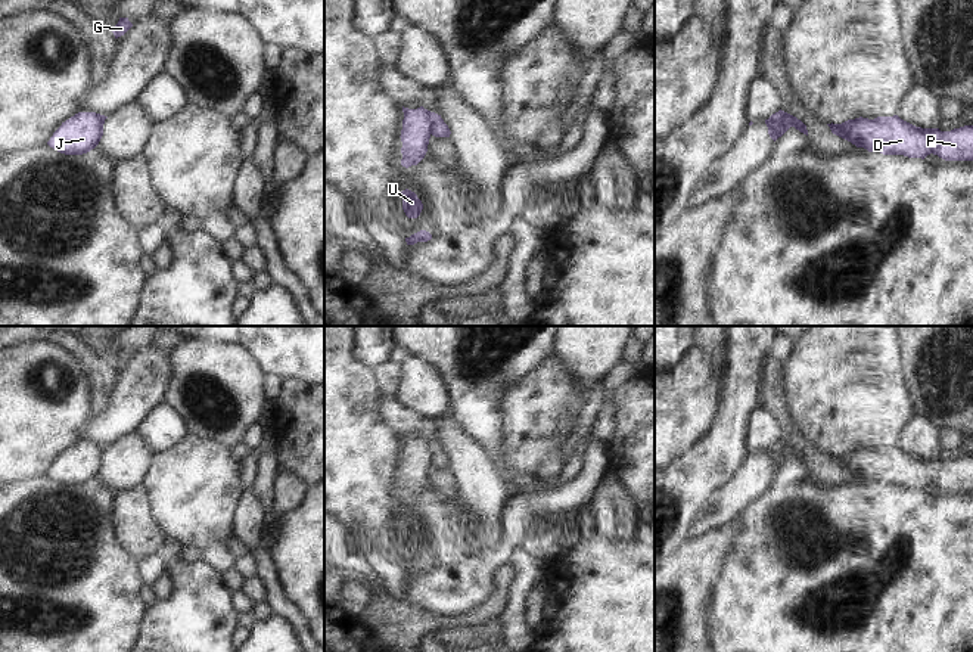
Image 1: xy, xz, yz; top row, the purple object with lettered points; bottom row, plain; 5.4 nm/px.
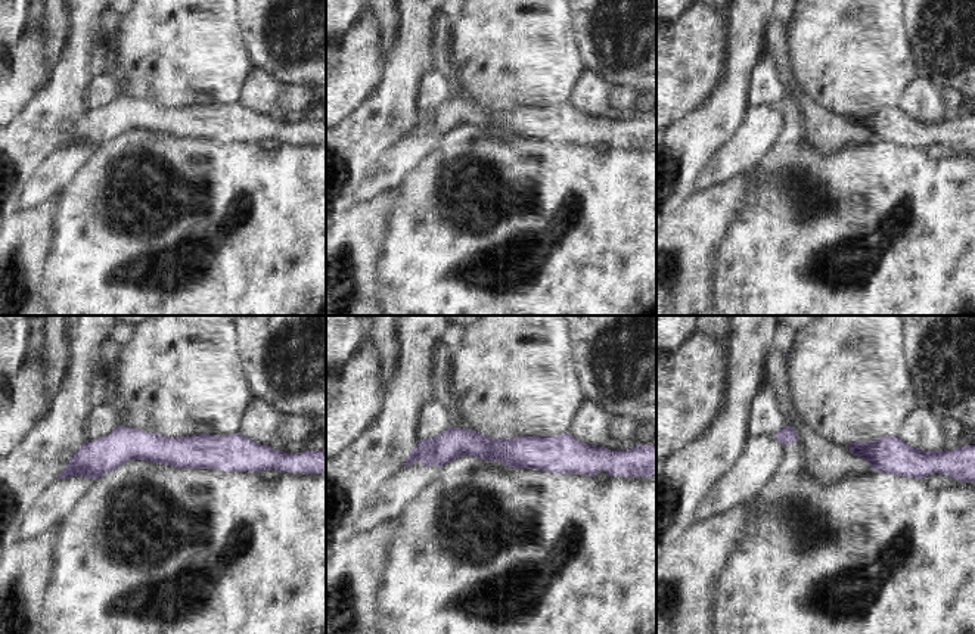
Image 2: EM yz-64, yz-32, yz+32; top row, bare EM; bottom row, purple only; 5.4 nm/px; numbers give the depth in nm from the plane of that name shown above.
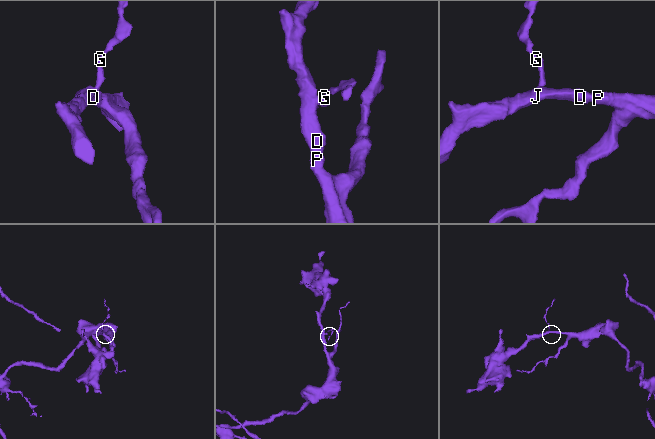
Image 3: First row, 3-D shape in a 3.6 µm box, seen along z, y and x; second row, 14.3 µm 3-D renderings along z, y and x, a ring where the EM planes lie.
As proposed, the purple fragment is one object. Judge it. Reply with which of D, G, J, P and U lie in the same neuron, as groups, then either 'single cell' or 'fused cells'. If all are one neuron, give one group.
D J P U / G | fused cells

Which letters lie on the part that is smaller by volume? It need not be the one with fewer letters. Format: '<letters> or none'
G.

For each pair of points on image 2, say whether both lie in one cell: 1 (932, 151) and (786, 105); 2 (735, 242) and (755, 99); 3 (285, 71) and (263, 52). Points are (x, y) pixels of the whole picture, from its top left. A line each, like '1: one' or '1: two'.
1: two
2: two
3: one

